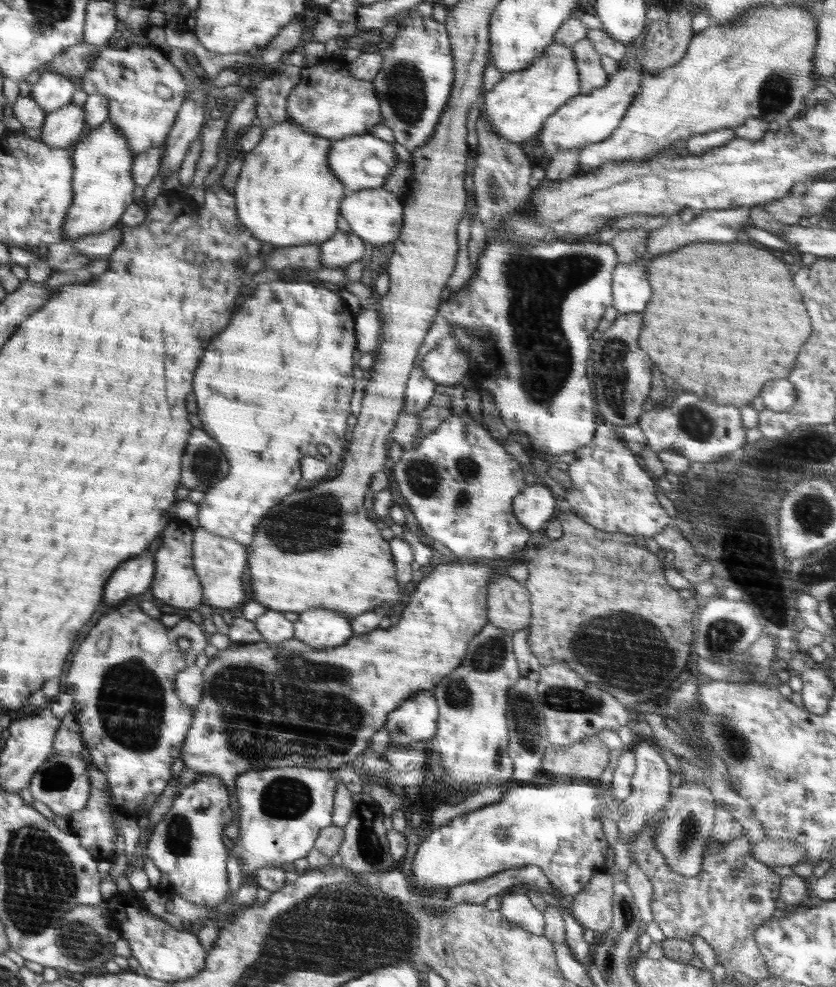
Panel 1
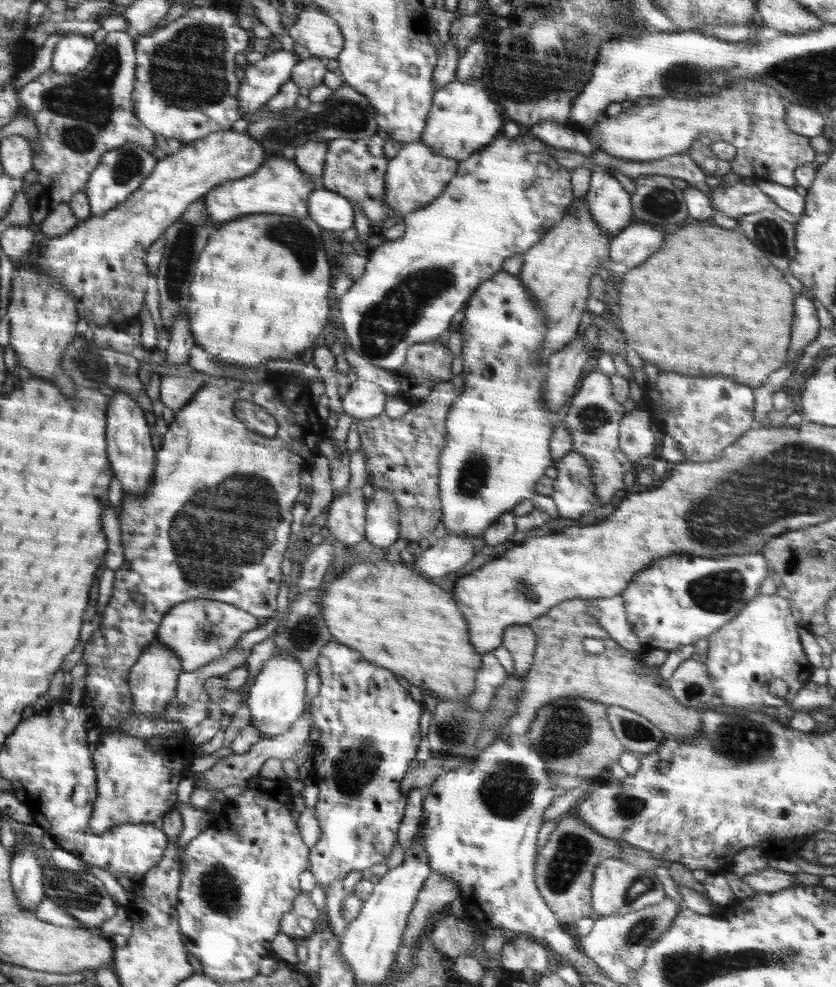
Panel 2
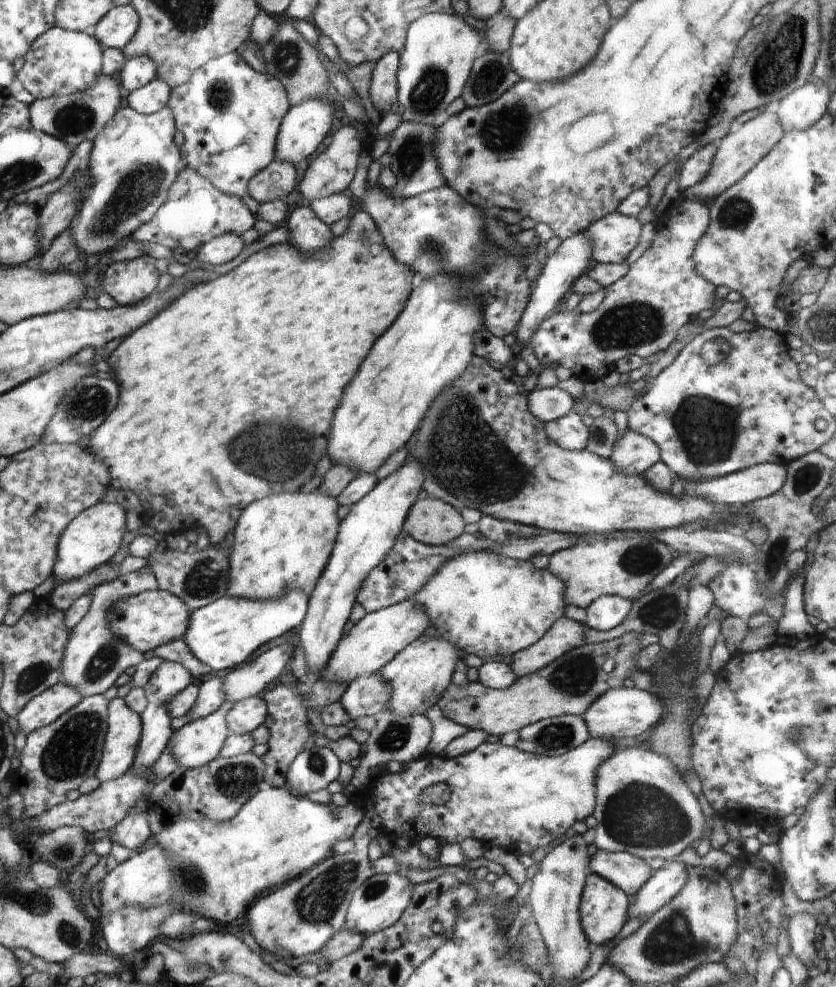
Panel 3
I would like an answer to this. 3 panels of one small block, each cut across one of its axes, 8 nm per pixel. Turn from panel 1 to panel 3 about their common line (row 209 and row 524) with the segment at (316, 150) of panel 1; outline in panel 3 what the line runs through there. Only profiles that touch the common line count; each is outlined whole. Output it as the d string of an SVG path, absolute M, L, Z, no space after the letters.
M322 491L294 494L270 494L266 498L251 502L238 517L234 529L233 546L228 551L228 596L246 600L274 600L282 598L288 590L300 590L308 599L318 579L324 572L333 551L341 520L338 519L339 504L336 498L322 494Z

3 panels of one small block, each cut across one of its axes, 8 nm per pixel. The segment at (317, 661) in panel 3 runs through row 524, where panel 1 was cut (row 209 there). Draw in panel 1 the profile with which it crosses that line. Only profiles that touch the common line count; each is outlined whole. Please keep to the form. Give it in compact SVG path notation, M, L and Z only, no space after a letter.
M382 187L362 189L341 200L339 214L350 225L350 231L362 241L373 246L392 244L397 241L403 225L403 202Z

